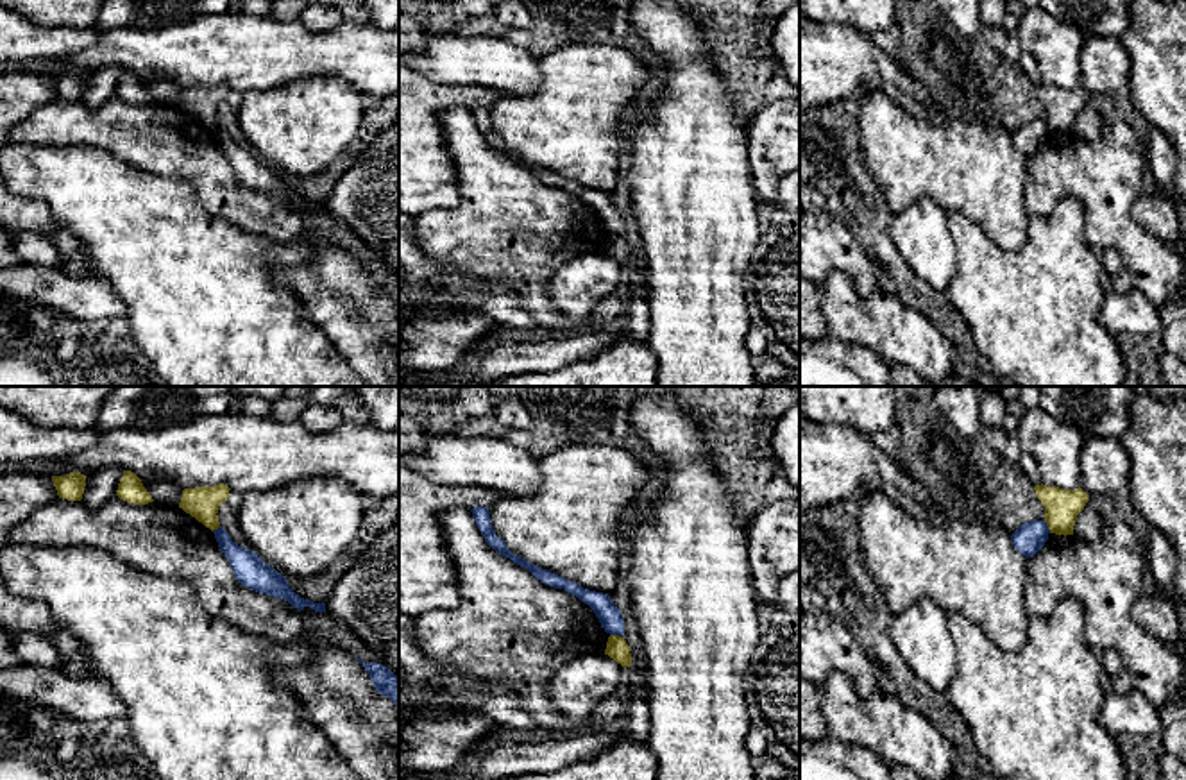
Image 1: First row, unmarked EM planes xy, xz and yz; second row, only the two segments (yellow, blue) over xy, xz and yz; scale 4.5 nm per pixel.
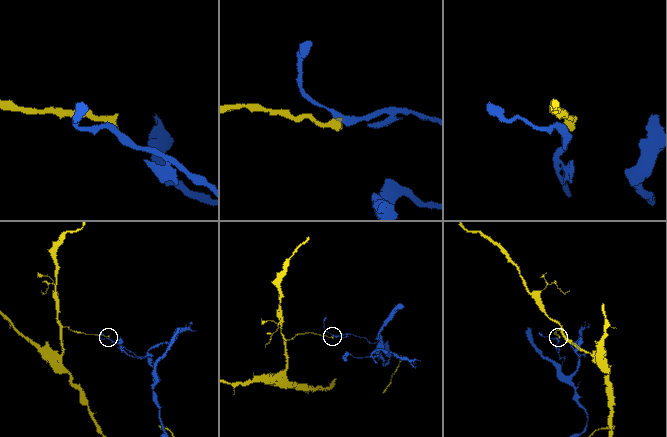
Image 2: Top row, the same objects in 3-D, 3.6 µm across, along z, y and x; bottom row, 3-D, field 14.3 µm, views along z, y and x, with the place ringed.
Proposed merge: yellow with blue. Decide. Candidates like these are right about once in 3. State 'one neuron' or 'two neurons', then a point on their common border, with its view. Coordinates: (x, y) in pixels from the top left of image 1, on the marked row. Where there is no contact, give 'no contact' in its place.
two neurons | xz (618, 635)

